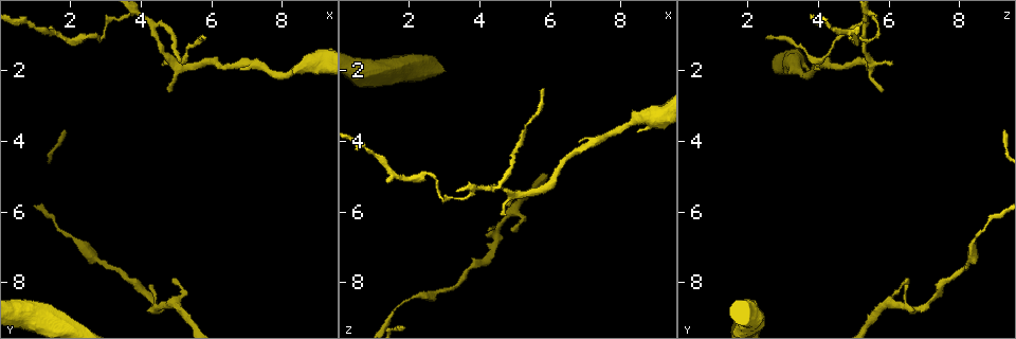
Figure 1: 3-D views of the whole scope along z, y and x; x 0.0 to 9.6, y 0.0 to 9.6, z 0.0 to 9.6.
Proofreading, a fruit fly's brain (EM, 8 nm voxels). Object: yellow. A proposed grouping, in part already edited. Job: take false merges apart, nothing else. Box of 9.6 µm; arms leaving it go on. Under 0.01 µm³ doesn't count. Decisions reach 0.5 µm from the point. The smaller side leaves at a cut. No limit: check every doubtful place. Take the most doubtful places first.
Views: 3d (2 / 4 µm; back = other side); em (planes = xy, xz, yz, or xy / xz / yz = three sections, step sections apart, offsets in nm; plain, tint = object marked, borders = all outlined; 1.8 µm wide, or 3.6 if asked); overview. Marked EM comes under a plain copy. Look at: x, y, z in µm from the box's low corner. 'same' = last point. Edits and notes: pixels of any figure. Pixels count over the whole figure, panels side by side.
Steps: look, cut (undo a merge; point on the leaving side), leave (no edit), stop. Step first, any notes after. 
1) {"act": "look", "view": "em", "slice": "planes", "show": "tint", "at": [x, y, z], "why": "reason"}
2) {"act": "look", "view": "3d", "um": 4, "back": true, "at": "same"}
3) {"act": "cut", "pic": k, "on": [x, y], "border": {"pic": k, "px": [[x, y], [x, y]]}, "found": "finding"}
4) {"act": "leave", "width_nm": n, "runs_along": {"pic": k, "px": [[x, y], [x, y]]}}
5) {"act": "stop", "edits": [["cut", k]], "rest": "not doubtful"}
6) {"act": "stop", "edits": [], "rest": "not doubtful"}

{"act": "look", "view": "em", "slice": "xz", "step": 8, "show": "tint", "at": [4.35, 0.80, 5.25], "why": "two arms in line, one across"}

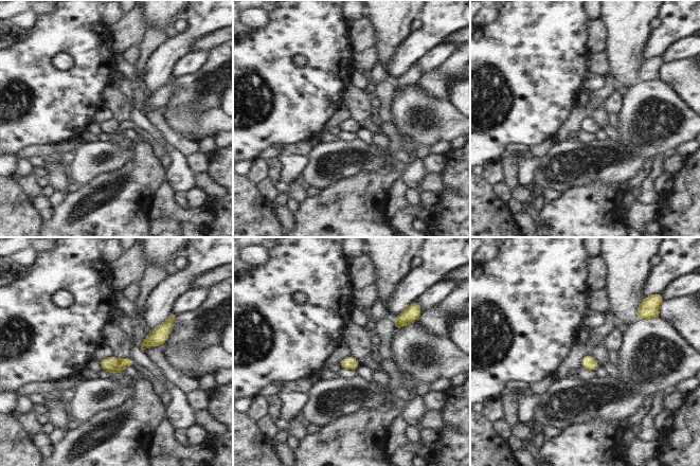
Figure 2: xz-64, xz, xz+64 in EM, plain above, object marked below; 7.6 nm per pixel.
{"act": "look", "view": "em", "slice": "planes", "show": "tint", "at": "same"}

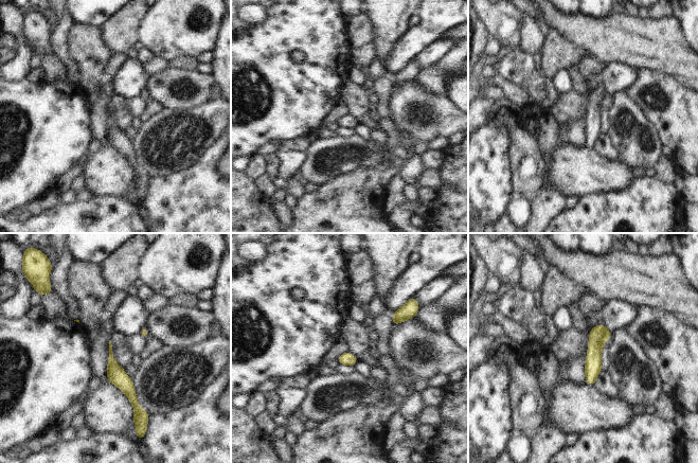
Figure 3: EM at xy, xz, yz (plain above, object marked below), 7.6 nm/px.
{"act": "cut", "pic": 3, "on": [607, 334], "found": "two neurons meet here"}

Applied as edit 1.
{"act": "look", "view": "em", "slice": "xz", "step": 4, "show": "tint", "at": [2.65, 1.05, 5.00], "why": "thick turns thin"}

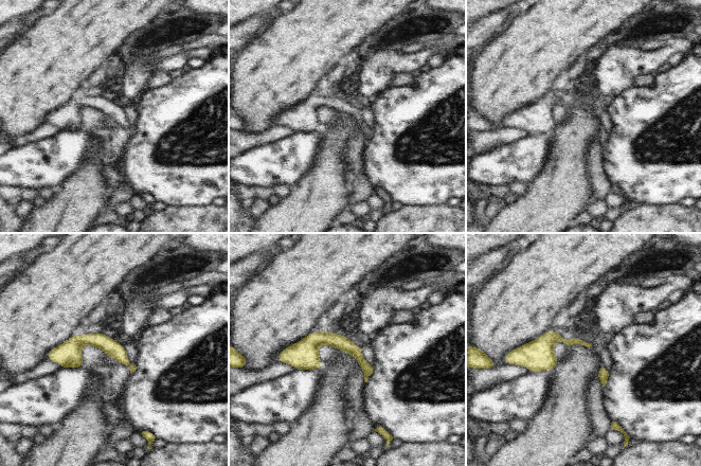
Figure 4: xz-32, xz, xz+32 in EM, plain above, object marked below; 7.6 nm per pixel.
{"act": "look", "view": "em", "slice": "planes", "show": "tint", "at": "same"}

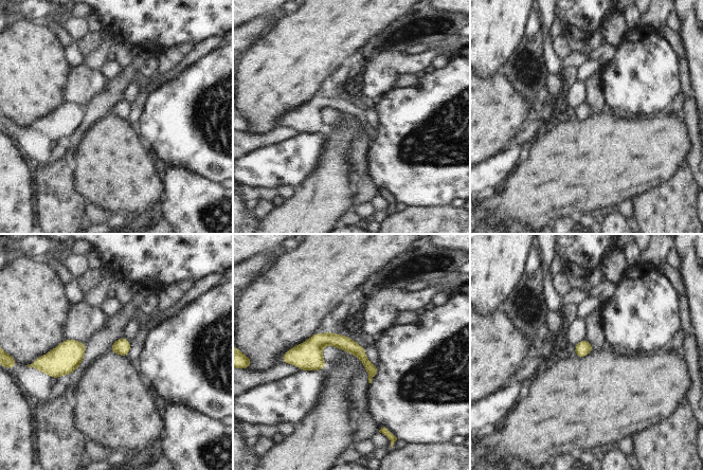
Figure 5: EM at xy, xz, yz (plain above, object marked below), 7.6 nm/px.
{"act": "leave", "runs_along": {"pic": 5, "px": [[288, 358], [338, 340], [375, 371]]}, "found": "continuous, no second neuron"}

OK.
{"act": "look", "view": "3d", "um": 4, "at": [4.90, 8.55, 5.95], "why": "a fork"}

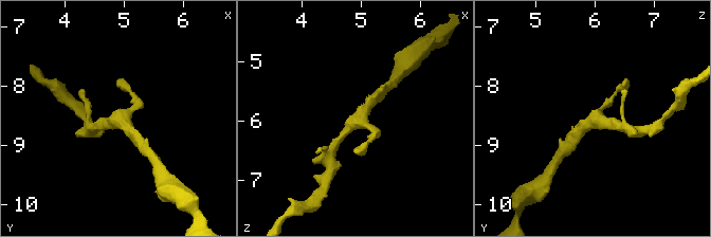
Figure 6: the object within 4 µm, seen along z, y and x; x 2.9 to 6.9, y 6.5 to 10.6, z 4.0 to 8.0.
{"act": "look", "view": "em", "slice": "xz", "step": 4, "show": "tint", "at": [4.90, 8.60, 5.95], "why": "now the EM"}

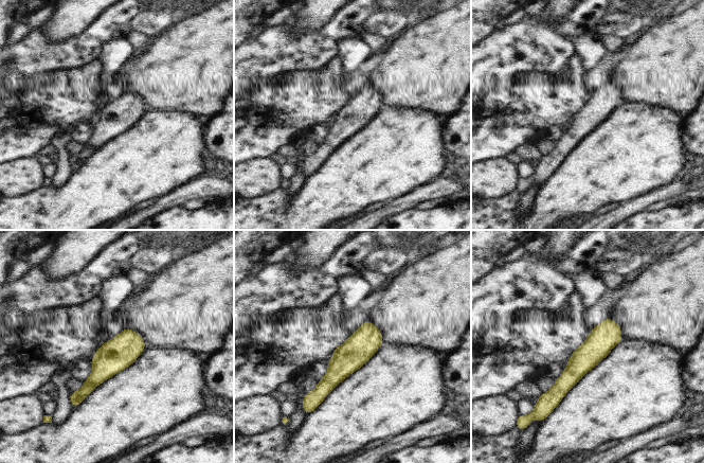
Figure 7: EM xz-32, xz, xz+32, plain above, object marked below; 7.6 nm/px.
{"act": "look", "view": "em", "slice": "planes", "show": "tint", "at": "same", "why": "another direction"}

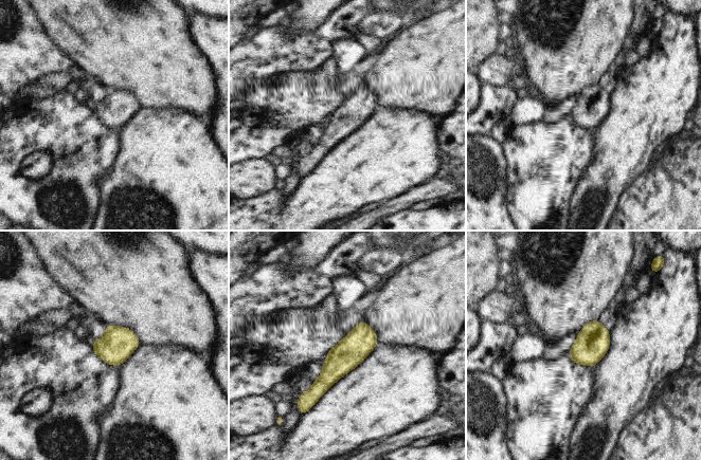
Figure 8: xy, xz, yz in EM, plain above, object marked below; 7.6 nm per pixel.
{"act": "leave", "width_nm": 220, "found": "continuous, no second neuron"}

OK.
{"act": "stop", "edits": [["cut", 3]], "rest": "not doubtful"}

